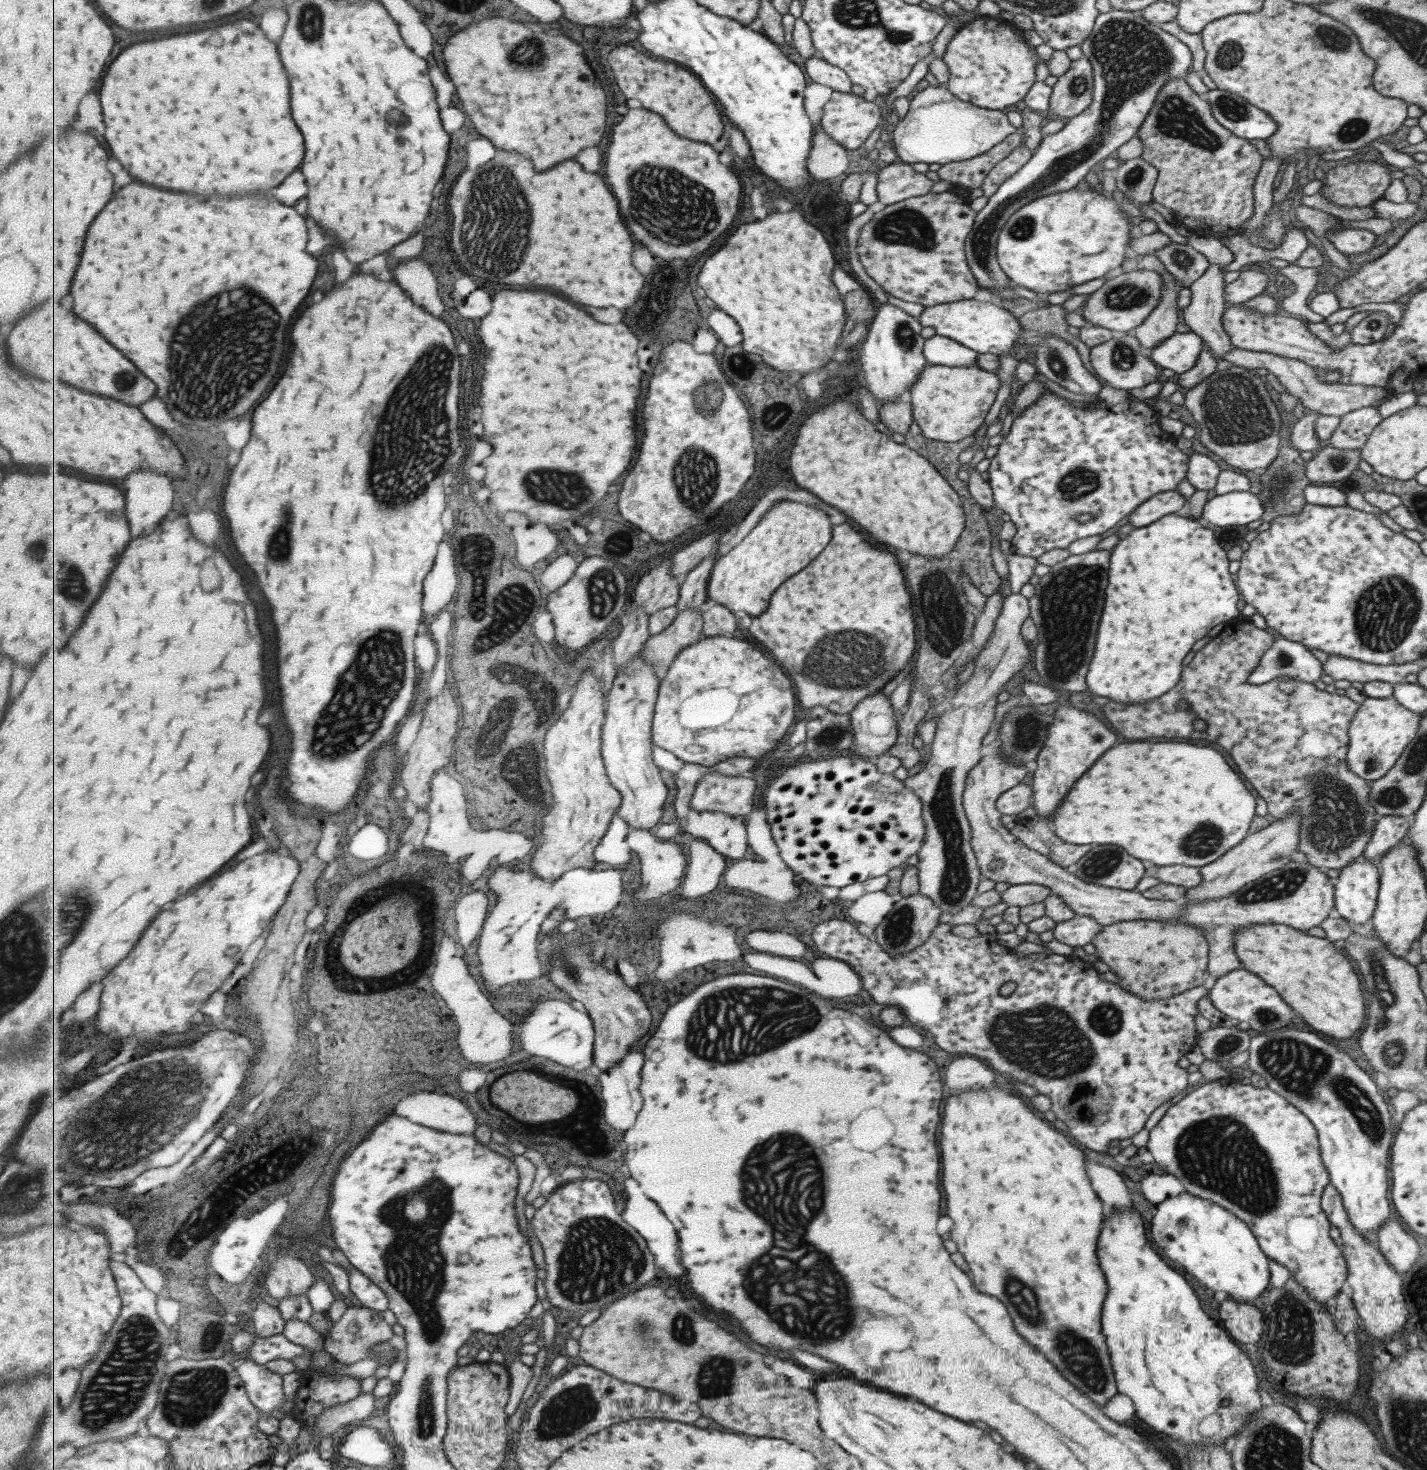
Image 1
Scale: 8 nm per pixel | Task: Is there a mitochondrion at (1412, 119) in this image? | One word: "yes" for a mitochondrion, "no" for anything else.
no

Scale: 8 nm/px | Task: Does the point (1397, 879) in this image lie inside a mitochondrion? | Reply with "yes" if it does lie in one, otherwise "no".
no

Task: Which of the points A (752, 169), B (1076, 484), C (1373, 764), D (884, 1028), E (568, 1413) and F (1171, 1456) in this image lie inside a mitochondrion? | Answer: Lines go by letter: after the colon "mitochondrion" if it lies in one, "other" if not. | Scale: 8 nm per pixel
A: other
B: mitochondrion
C: mitochondrion
D: other
E: mitochondrion
F: other

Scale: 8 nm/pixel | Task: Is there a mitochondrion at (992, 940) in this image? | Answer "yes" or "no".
no

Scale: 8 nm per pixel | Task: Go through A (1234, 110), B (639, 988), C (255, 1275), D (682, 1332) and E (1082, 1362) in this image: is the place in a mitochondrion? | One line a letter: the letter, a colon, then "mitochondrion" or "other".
A: mitochondrion
B: other
C: other
D: mitochondrion
E: mitochondrion

